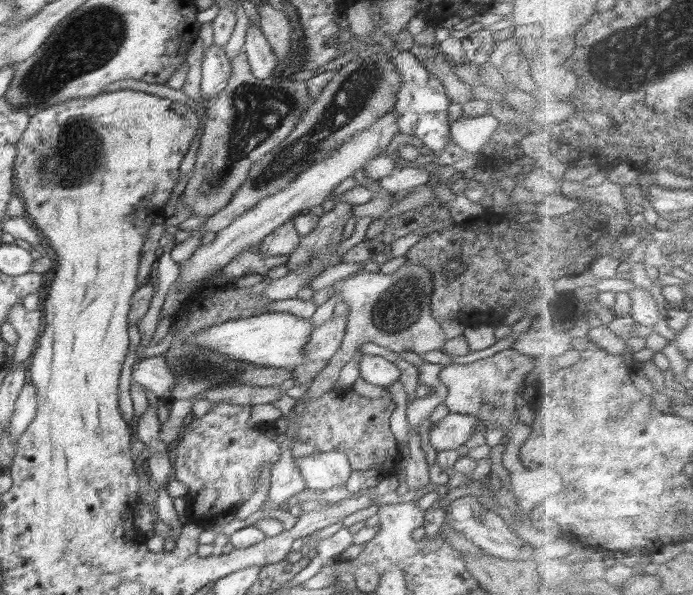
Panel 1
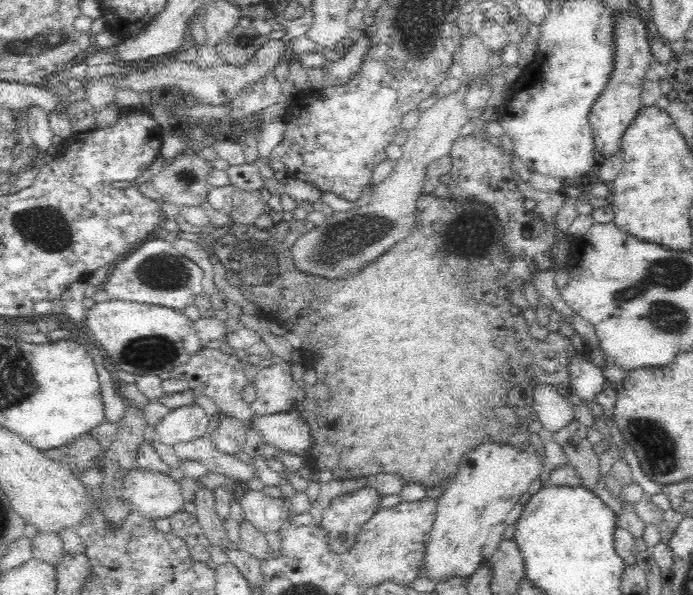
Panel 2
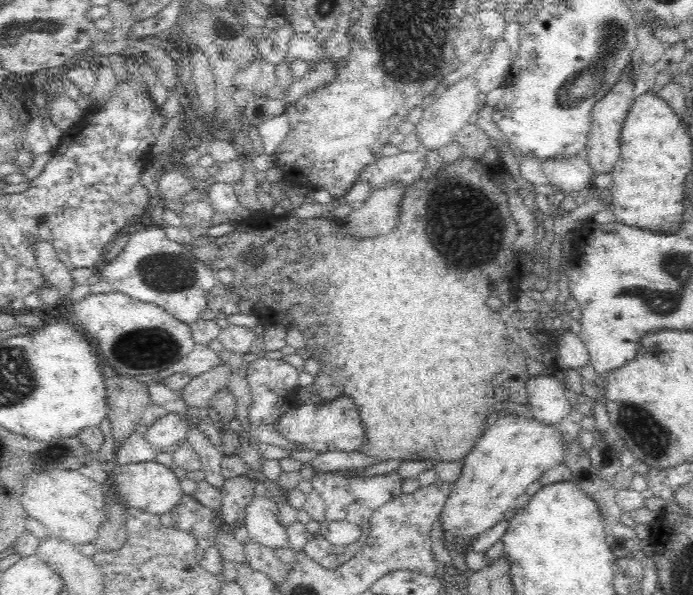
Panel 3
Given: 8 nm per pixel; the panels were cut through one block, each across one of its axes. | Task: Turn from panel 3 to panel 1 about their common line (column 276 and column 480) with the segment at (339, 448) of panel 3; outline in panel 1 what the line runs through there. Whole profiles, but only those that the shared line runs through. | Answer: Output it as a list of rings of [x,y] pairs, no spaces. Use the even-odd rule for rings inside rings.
[[[448,413],[429,430],[430,444],[436,451],[460,448],[477,428],[483,428],[480,419],[467,414]]]

